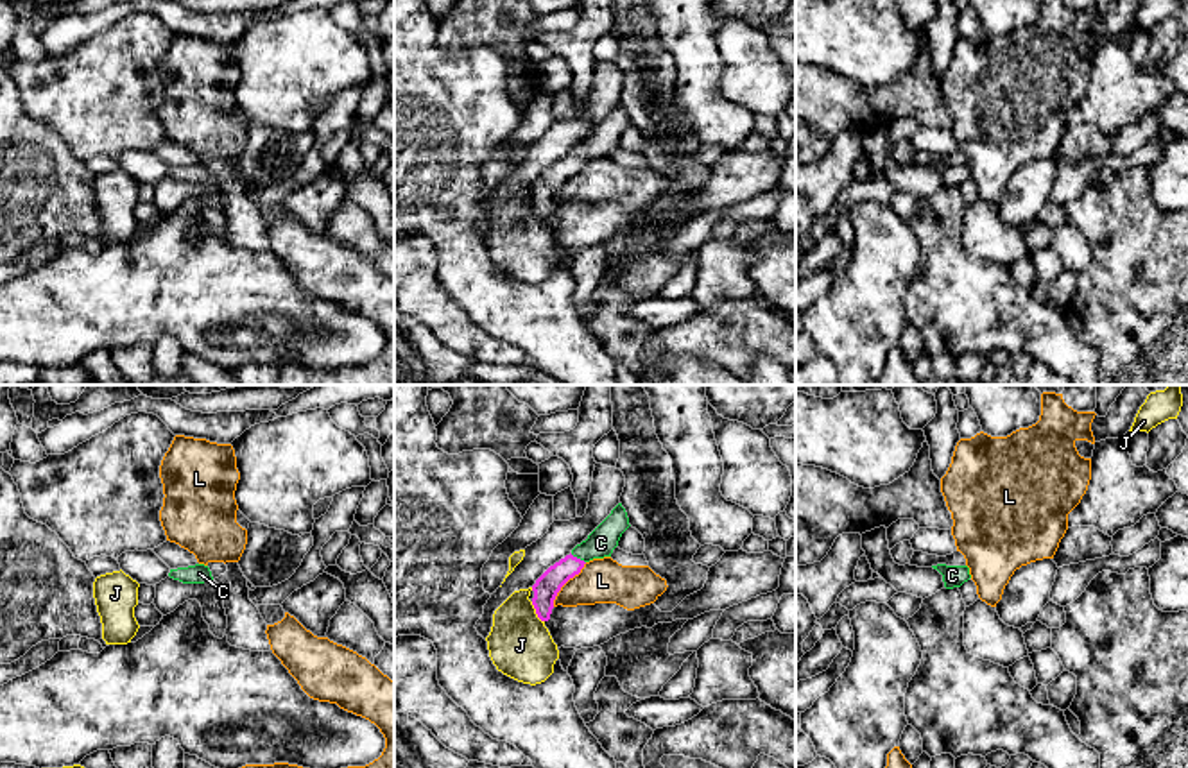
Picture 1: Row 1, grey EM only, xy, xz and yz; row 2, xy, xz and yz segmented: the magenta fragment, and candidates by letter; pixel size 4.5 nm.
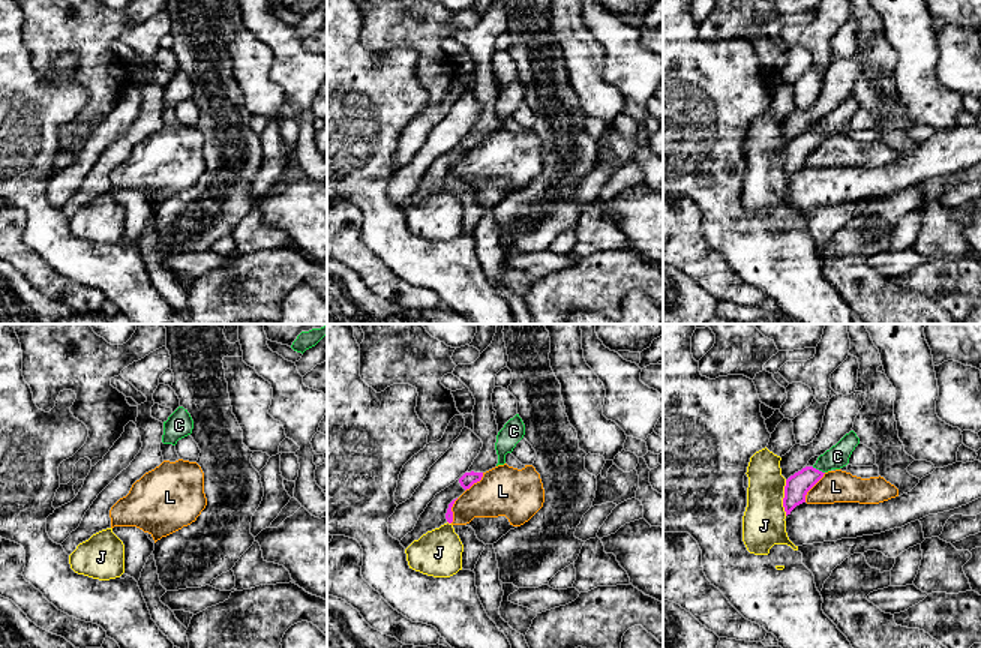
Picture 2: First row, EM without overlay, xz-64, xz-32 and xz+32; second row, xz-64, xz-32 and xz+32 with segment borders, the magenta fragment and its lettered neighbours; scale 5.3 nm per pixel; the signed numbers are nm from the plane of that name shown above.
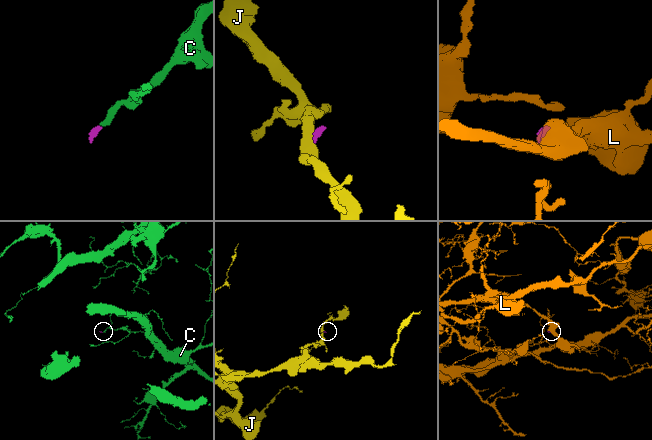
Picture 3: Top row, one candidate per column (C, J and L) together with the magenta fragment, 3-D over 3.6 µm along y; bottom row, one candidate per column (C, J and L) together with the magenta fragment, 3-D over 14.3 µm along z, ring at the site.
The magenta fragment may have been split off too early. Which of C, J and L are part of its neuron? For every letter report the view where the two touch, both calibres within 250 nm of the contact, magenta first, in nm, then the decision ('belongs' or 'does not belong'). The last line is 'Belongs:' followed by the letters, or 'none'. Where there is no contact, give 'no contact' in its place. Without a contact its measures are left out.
C: xz | 110/130 nm | belongs
J: xz | 110/280 nm | does not belong
L: xz | 110/200 nm | does not belong
Belongs: C

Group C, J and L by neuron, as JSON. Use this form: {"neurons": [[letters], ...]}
{"neurons": [["C"], ["J"], ["L"]]}

